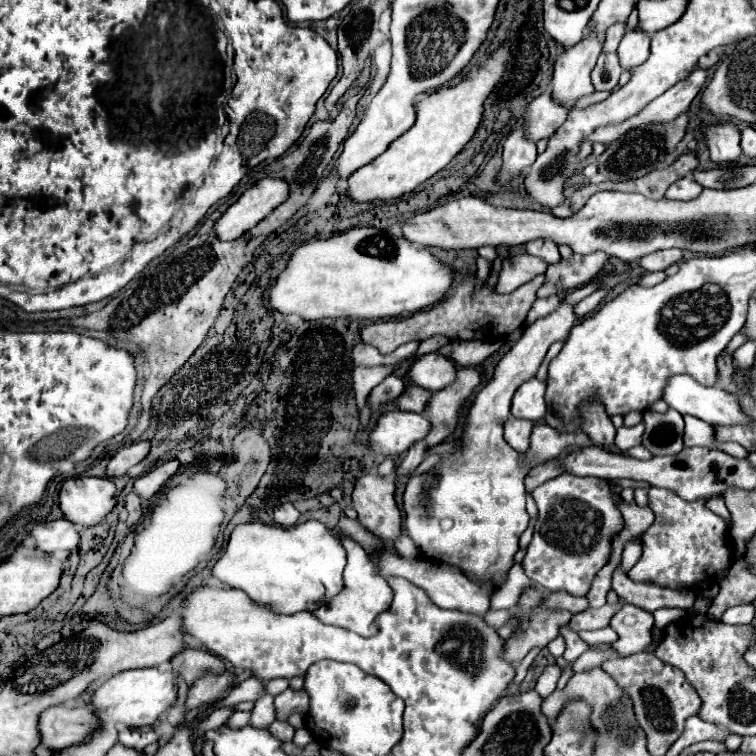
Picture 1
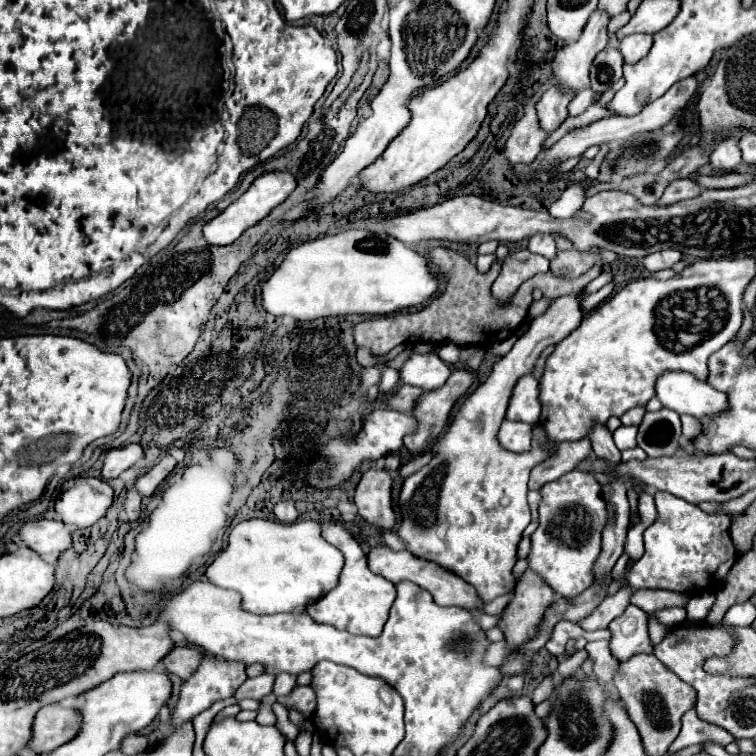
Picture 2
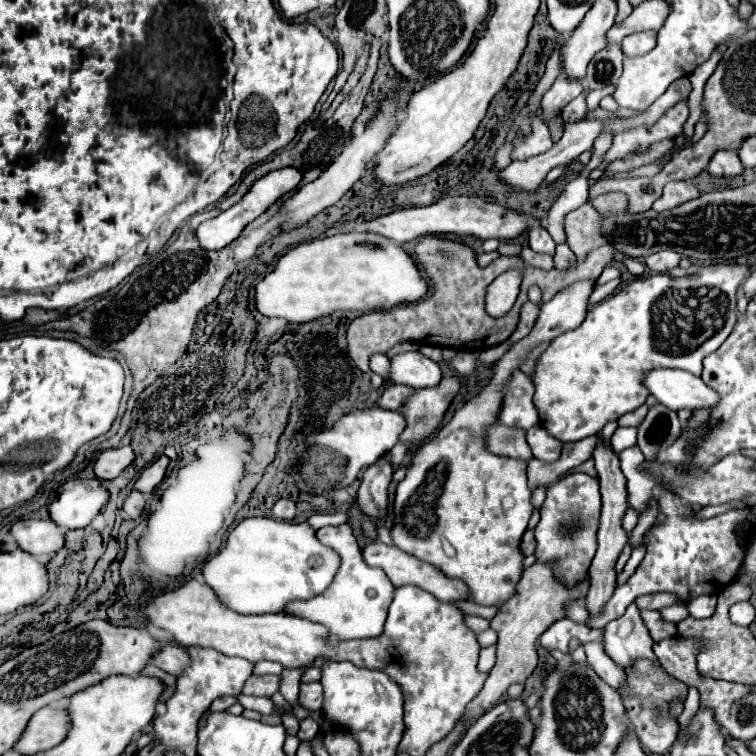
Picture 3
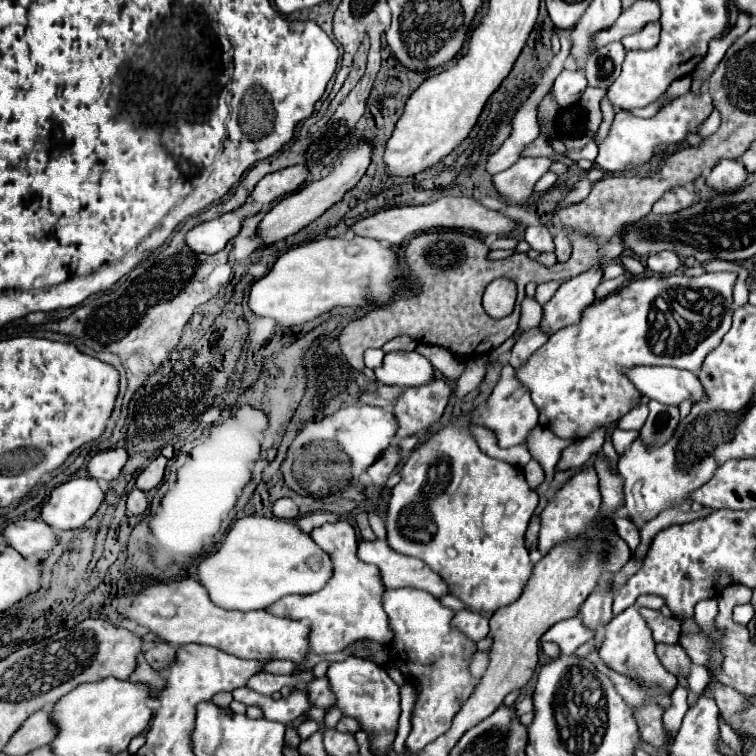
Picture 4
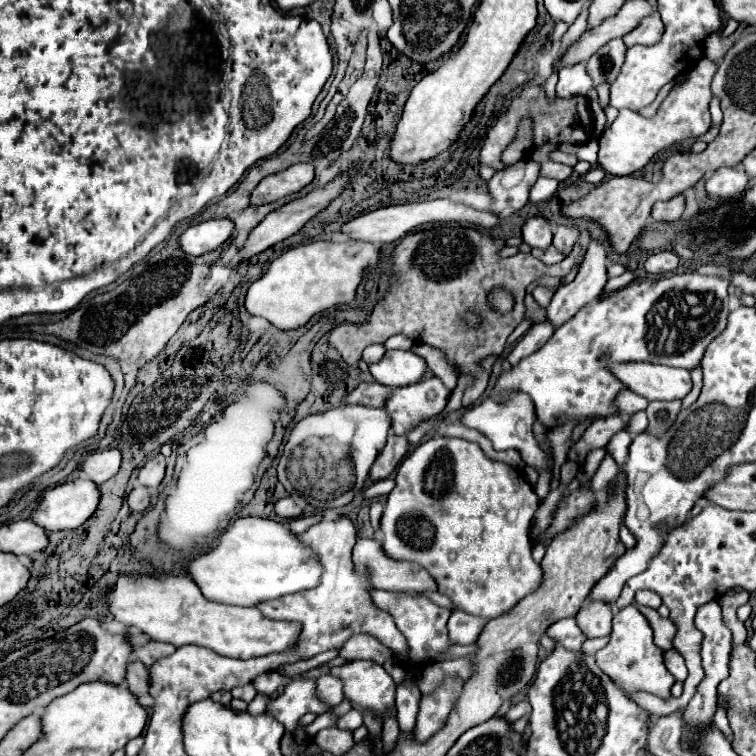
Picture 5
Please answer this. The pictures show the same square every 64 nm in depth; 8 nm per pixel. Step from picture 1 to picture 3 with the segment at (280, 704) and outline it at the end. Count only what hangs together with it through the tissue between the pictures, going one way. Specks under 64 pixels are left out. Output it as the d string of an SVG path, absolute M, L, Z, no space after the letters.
M310 682L310 684L300 684L300 696L298 704L304 706L310 712L316 712L322 708L322 688L320 682Z

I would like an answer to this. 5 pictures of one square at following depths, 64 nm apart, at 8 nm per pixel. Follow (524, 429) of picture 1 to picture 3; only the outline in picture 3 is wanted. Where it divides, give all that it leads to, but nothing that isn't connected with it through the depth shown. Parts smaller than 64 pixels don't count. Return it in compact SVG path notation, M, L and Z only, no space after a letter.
M496 424L488 430L488 448L496 454L512 456L512 458L530 458L530 446L526 442L526 430L508 428L504 424Z

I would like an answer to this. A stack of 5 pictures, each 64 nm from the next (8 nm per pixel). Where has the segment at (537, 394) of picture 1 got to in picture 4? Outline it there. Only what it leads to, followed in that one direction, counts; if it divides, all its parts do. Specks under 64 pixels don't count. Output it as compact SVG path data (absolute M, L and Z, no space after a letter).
M503 366L502 376L500 376L494 392L490 394L488 402L486 402L484 406L480 406L480 408L472 414L472 418L474 418L476 424L488 426L490 430L496 432L498 444L500 444L502 448L508 448L508 446L516 446L516 444L526 442L528 432L538 424L538 410L536 410L536 406L534 406L532 400L530 400L530 392L528 392L528 388L516 378L514 372L516 372L516 370L514 370L512 366Z

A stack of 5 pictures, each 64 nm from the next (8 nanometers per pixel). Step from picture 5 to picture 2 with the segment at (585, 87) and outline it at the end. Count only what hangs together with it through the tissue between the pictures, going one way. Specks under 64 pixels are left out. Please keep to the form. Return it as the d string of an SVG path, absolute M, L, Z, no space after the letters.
M558 86L548 88L536 102L538 126L544 132L554 132L568 118L568 102L574 98L572 92L560 92Z

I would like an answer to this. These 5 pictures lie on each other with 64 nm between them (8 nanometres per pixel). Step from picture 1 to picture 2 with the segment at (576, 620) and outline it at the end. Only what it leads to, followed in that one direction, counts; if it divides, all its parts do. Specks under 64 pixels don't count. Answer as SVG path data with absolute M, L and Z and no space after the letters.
M656 492L656 520L644 530L644 556L628 570L626 578L630 588L622 588L616 596L608 596L590 616L578 622L584 630L608 628L608 624L624 612L630 604L630 594L640 588L664 588L678 592L696 592L704 586L704 580L724 580L732 564L736 562L736 548L730 540L728 514L706 514L696 504L684 502L668 492Z

